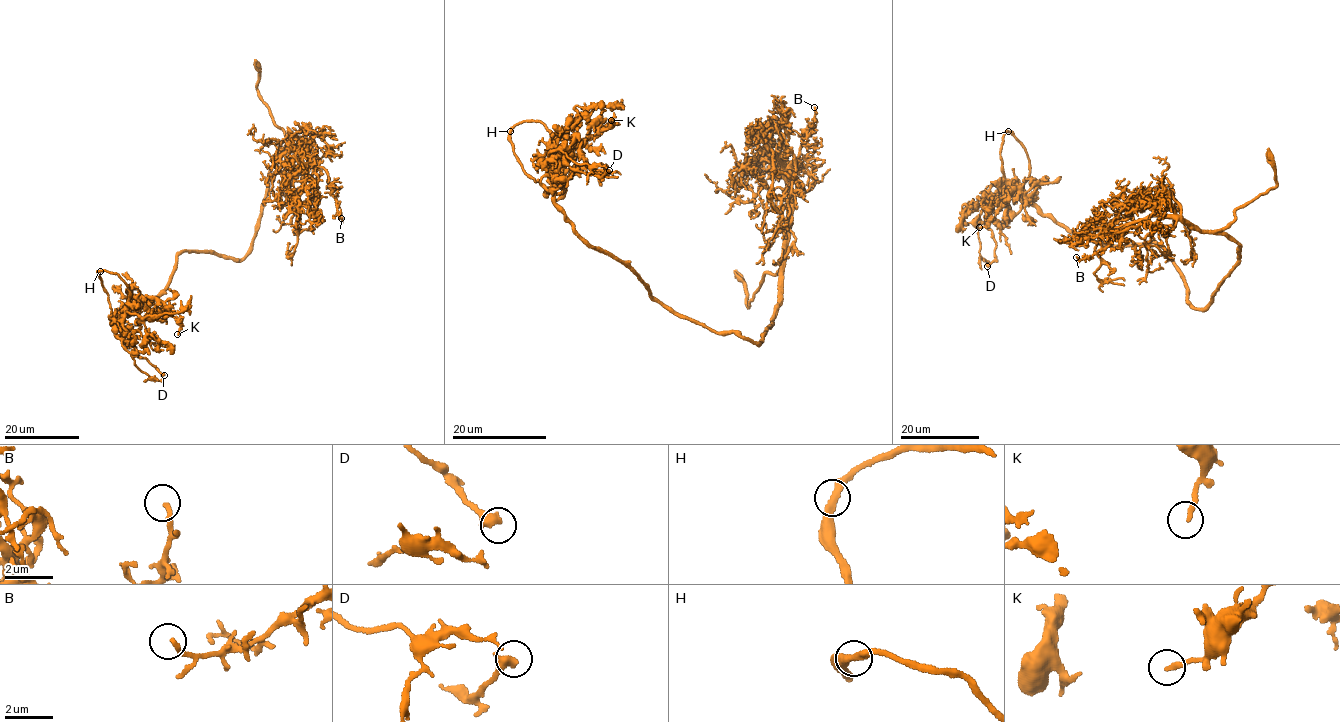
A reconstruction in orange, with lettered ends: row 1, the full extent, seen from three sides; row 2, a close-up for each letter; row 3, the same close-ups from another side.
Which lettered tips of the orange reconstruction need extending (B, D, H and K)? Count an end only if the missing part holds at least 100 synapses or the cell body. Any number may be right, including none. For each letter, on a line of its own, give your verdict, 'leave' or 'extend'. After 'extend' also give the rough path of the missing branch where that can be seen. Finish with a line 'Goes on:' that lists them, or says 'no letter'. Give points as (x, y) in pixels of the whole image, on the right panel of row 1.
B: leave
D: leave
H: leave
K: leave
Goes on: no letter

